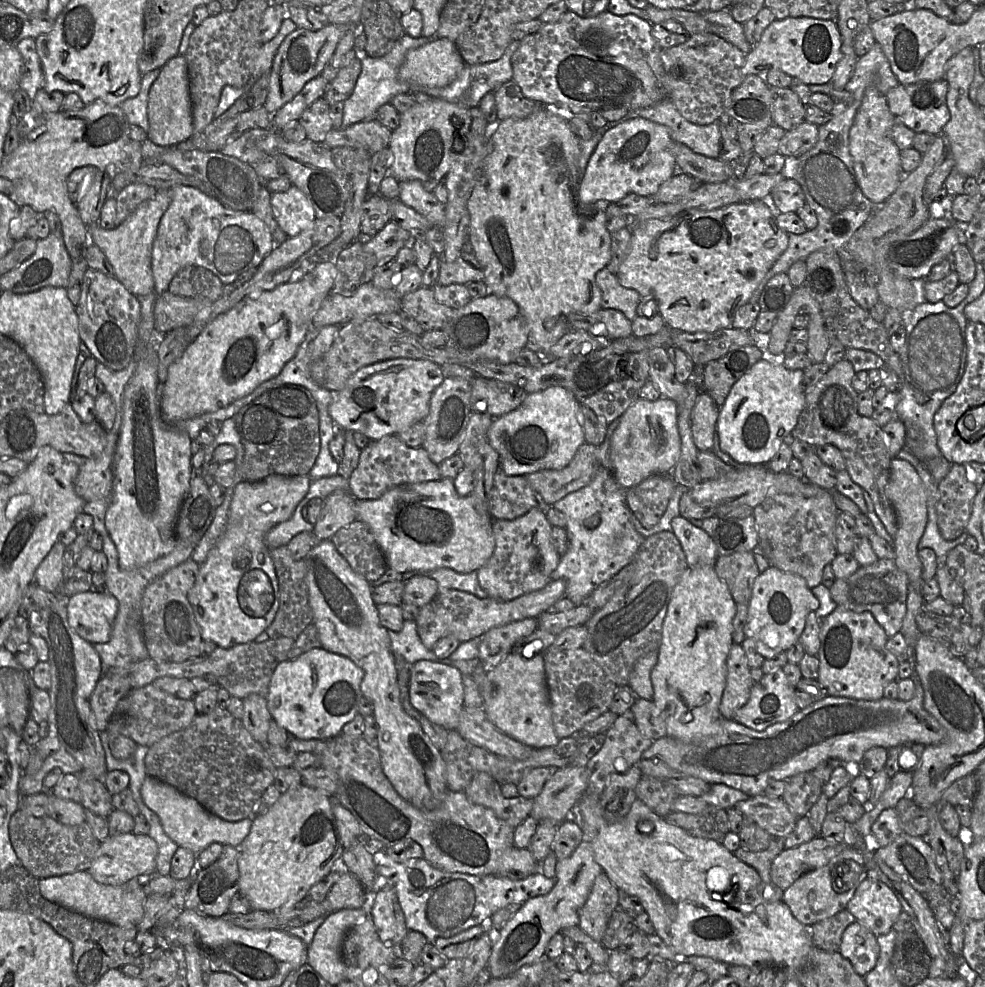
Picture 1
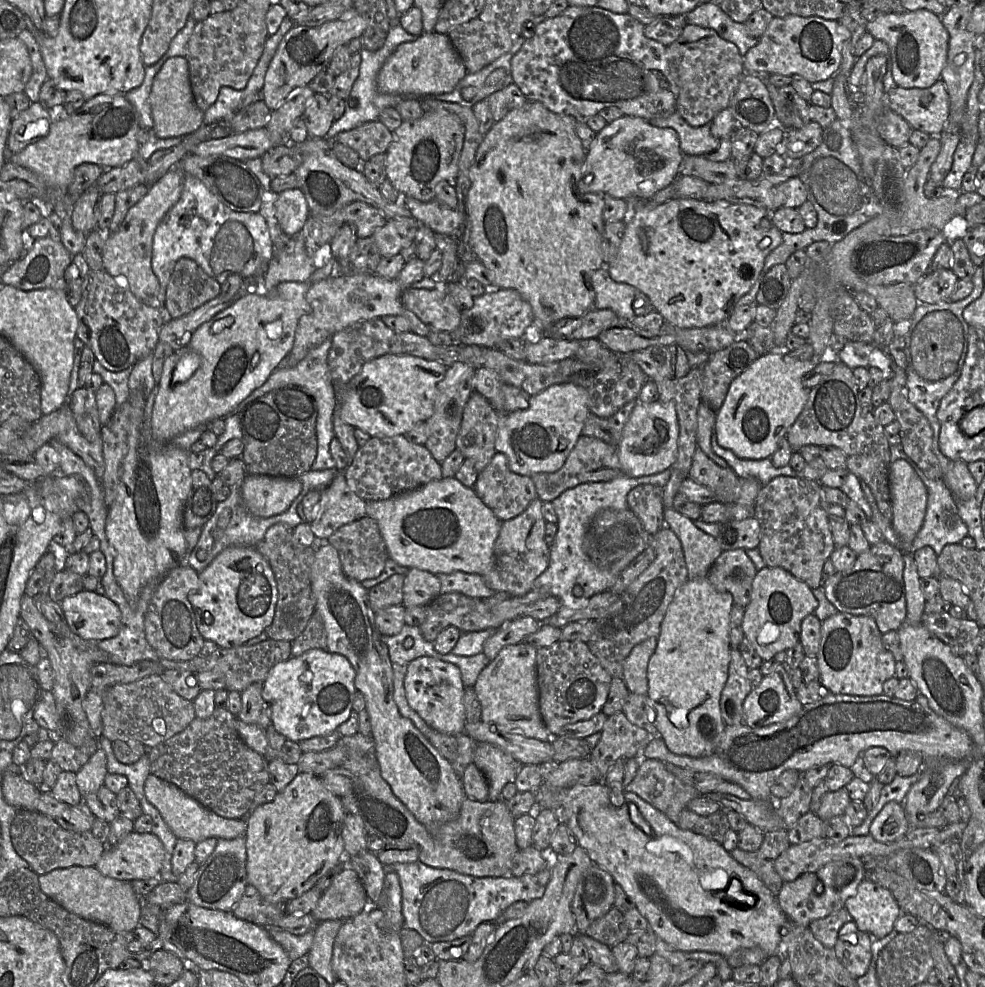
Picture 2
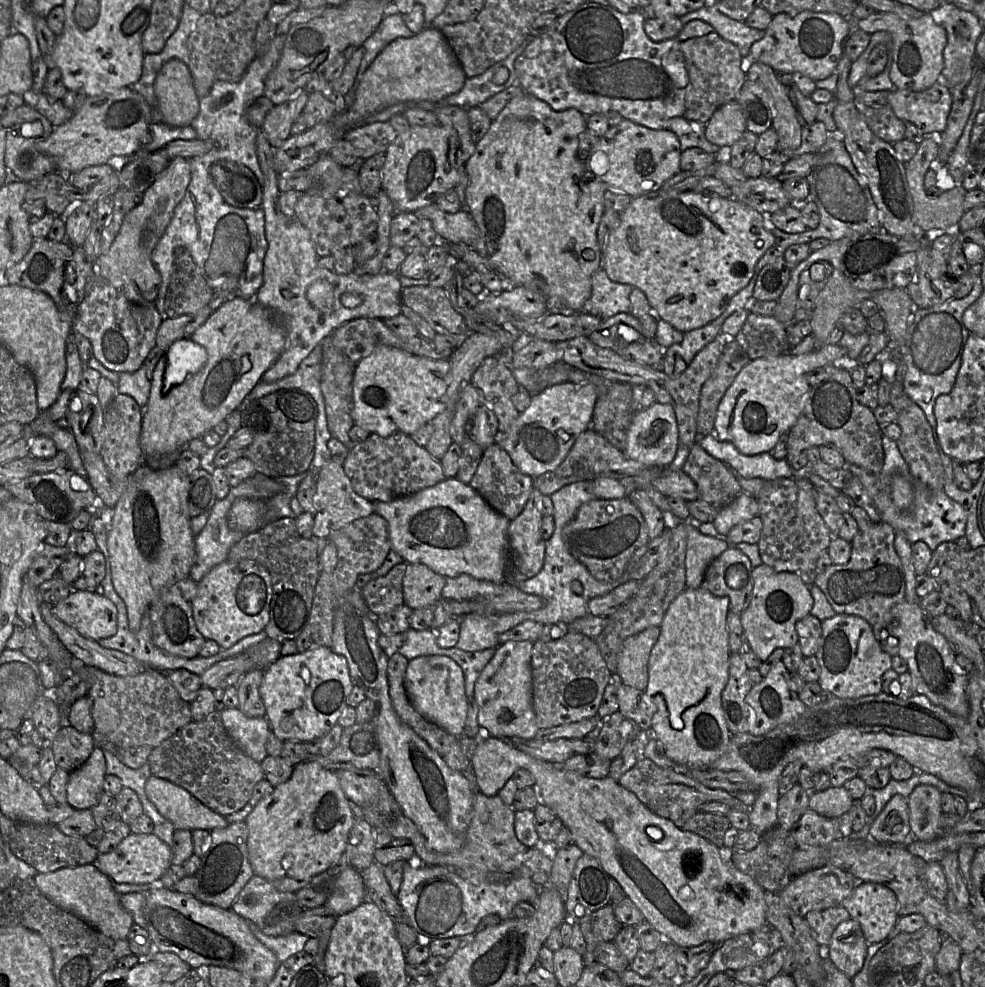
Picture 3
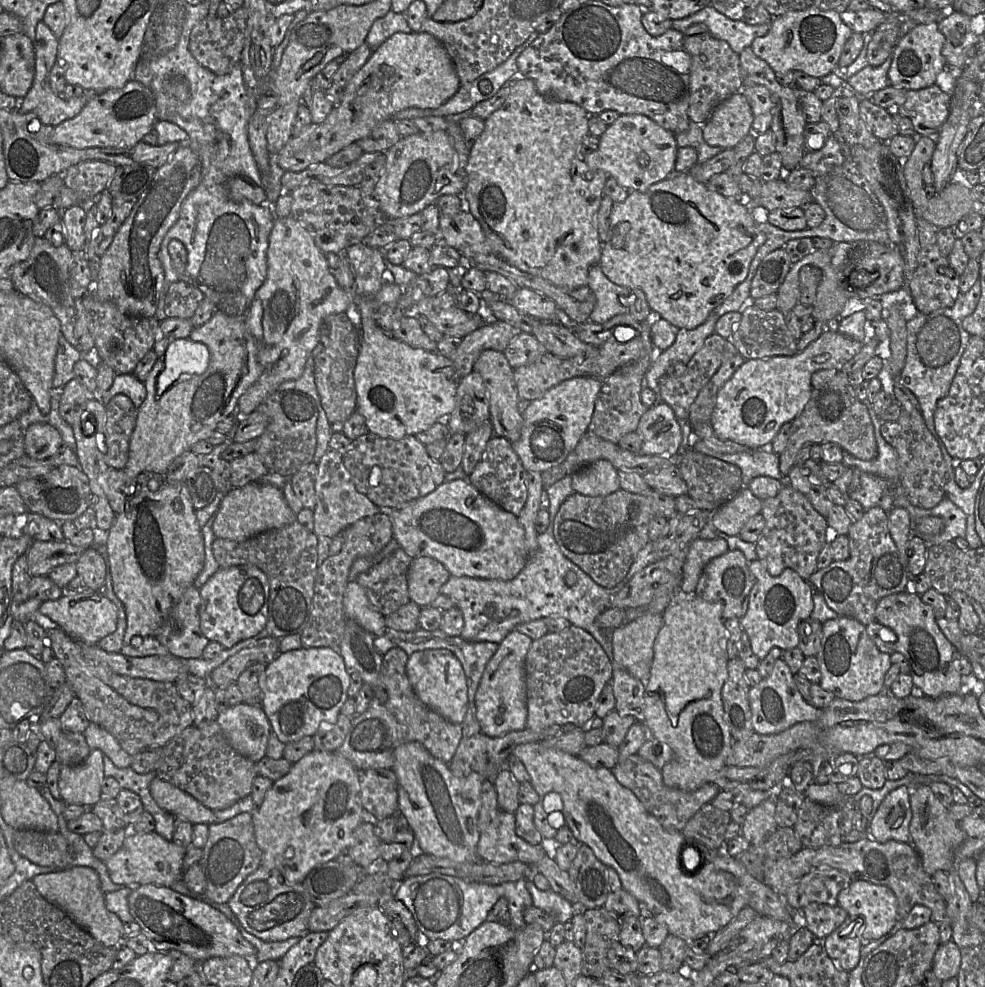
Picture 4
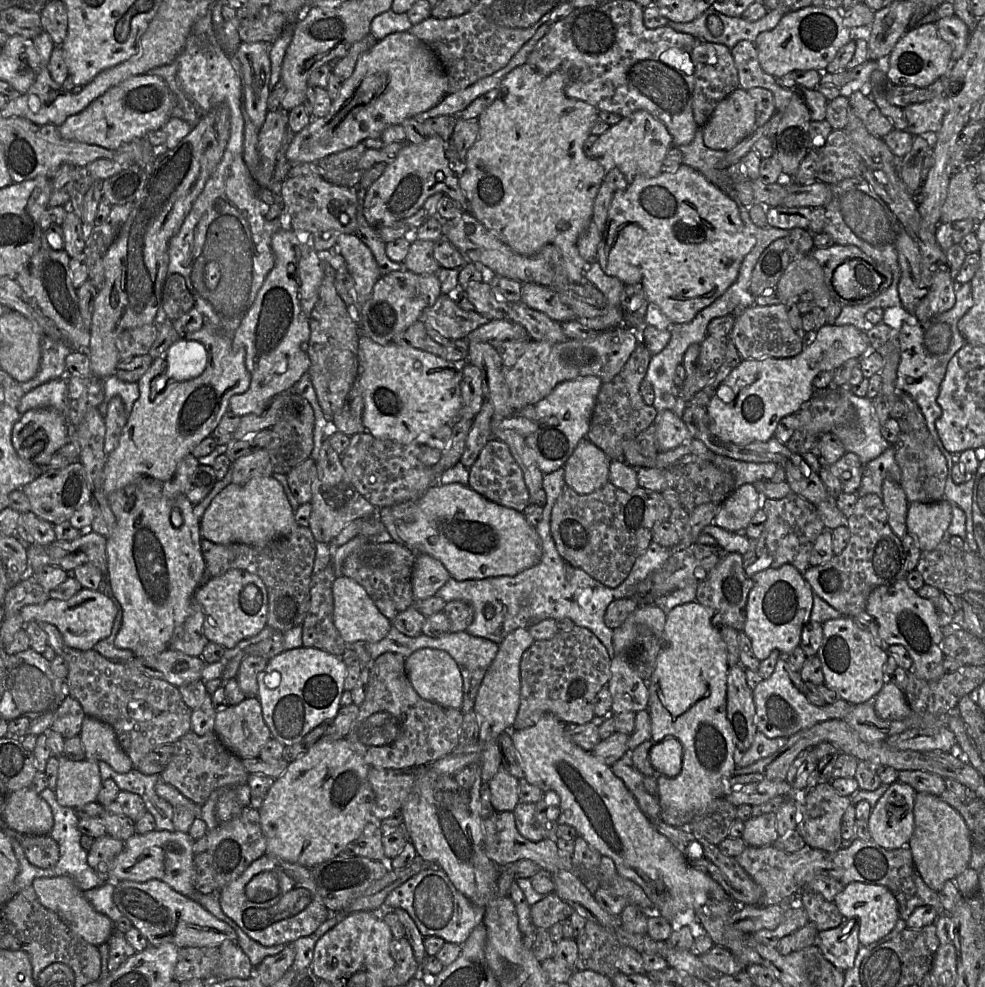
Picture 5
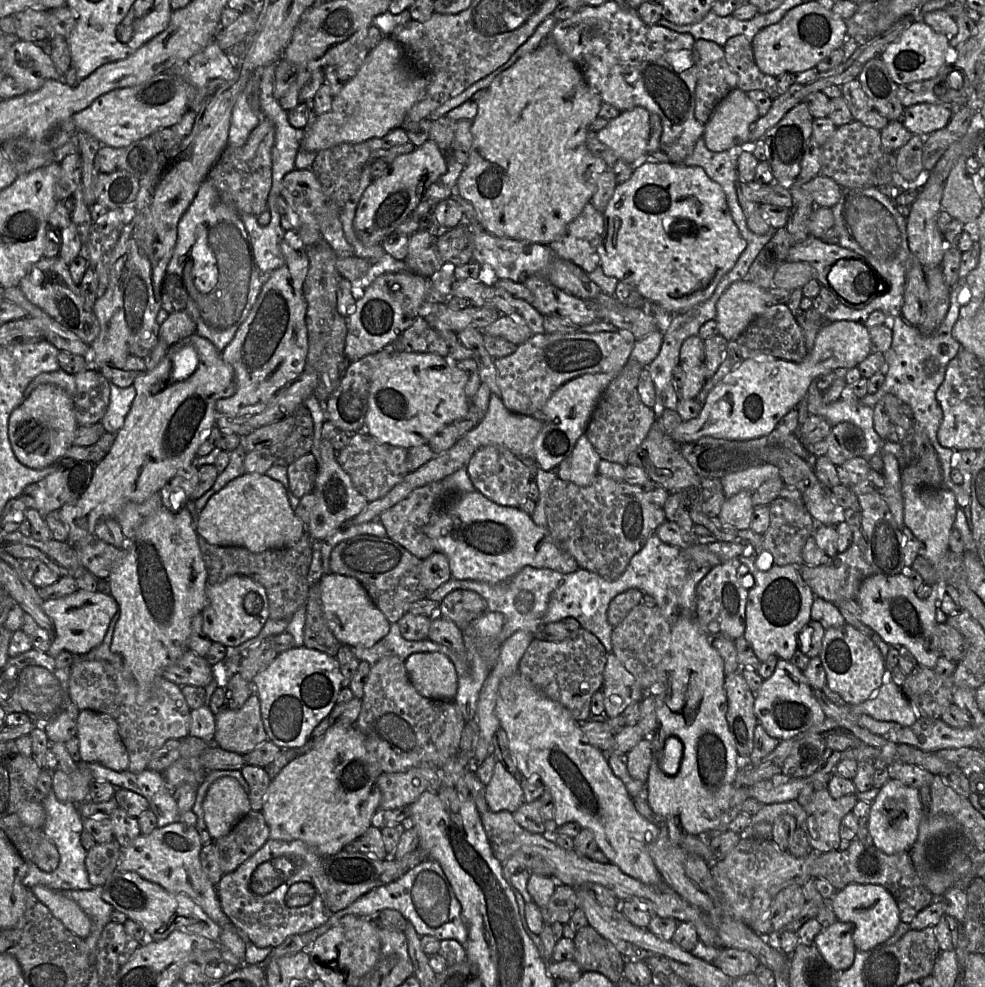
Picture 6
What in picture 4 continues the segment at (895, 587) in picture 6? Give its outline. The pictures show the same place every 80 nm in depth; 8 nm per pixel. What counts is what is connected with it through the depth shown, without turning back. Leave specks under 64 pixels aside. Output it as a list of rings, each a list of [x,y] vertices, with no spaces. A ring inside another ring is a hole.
[[[903,591],[883,597],[877,604],[876,621],[889,628],[896,635],[894,650],[902,653],[909,662],[910,672],[917,693],[932,699],[962,692],[968,685],[968,678],[963,677],[954,667],[956,649],[945,637],[936,623],[933,609],[925,604],[915,592]]]

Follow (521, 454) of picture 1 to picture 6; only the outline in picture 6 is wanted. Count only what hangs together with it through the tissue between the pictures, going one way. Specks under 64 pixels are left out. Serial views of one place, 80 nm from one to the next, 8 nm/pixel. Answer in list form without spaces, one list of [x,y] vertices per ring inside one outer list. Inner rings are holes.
[[[611,373],[585,374],[566,382],[552,394],[541,410],[543,427],[533,445],[538,467],[545,471],[554,470],[570,455],[578,439],[585,434],[602,393],[615,377]]]

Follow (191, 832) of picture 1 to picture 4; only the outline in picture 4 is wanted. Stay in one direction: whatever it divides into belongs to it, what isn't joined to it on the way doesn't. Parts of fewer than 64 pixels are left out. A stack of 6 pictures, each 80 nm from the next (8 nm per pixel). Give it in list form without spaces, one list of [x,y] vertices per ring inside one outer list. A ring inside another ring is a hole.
[[[155,777],[150,783],[150,794],[160,808],[174,817],[193,825],[216,823],[214,812],[211,809],[168,781]]]

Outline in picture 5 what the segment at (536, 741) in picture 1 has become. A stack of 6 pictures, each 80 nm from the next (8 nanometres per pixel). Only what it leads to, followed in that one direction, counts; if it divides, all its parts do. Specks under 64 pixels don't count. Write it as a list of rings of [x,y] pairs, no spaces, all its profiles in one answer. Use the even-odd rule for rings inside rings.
[[[517,628],[510,632],[486,671],[474,703],[474,711],[478,716],[481,744],[493,743],[504,731],[513,729],[513,724],[520,707],[520,663],[523,653],[535,640],[527,628]]]

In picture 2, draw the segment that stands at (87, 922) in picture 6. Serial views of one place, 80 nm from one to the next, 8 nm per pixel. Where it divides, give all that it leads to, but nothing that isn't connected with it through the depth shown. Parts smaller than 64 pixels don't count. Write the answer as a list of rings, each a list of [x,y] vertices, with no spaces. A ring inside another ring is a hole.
[[[73,866],[64,869],[55,869],[46,874],[39,875],[38,881],[40,889],[45,895],[70,913],[76,914],[81,918],[104,924],[118,932],[133,931],[139,925],[142,897],[134,892],[131,882],[104,876],[95,866]]]

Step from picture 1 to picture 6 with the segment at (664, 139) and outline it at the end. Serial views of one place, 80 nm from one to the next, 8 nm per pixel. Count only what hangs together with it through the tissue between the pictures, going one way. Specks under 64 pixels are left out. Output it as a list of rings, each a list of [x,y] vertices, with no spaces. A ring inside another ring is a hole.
[[[635,107],[632,110],[621,112],[616,118],[610,120],[608,125],[597,134],[600,142],[612,149],[619,159],[630,165],[633,165],[634,170],[635,164],[641,164],[645,161],[646,157],[650,153],[661,150],[660,138],[662,132],[663,127],[661,124],[661,119],[656,113],[653,113],[643,107]]]

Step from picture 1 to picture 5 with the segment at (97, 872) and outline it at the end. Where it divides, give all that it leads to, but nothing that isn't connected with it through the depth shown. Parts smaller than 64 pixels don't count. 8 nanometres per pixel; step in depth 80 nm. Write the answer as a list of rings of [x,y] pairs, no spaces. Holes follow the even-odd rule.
[[[153,830],[145,834],[135,833],[124,842],[122,851],[113,862],[108,881],[124,880],[145,882],[151,879],[161,880],[175,891],[193,898],[195,889],[195,871],[193,867],[193,840],[190,835],[179,831]]]

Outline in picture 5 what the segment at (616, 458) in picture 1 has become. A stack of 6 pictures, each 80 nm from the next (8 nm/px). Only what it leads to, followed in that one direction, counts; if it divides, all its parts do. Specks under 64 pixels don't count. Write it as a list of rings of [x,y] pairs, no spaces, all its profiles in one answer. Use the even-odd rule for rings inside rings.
[[[673,411],[658,412],[654,425],[659,452],[673,450],[692,439],[685,422]]]

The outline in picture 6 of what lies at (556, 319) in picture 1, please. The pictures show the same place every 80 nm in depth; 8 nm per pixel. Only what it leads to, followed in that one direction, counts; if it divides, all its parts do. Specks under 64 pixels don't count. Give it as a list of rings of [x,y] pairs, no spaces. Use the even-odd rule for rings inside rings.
[[[549,36],[537,49],[520,57],[512,66],[494,78],[486,89],[485,95],[479,101],[477,115],[472,121],[473,144],[470,149],[468,164],[464,166],[457,182],[459,195],[472,203],[487,232],[496,236],[544,245],[549,245],[566,233],[569,223],[581,214],[587,203],[591,202],[597,188],[597,182],[601,174],[607,170],[606,162],[590,152],[586,145],[588,127],[598,117],[602,104],[601,97],[589,88],[578,67],[559,51]]]

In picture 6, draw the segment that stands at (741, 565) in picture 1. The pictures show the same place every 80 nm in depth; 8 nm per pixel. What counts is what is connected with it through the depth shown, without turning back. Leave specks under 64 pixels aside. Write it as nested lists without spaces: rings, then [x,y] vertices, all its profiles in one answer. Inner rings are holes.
[[[738,557],[713,567],[696,588],[695,619],[709,638],[725,637],[736,640],[744,636],[746,603],[753,577],[747,573]]]

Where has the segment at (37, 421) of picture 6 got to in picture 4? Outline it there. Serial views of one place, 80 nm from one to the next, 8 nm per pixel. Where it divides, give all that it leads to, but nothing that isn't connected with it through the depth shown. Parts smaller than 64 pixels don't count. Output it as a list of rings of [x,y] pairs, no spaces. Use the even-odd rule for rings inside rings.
[[[34,423],[23,431],[24,452],[33,459],[52,457],[63,444],[58,430],[47,423]]]

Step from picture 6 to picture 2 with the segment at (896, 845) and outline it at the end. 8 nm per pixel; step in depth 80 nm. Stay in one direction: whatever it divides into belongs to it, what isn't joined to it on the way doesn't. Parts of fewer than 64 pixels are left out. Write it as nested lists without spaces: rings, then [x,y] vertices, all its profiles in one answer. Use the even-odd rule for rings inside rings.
[[[888,802],[870,826],[869,835],[878,842],[893,842],[910,829],[903,804]]]

